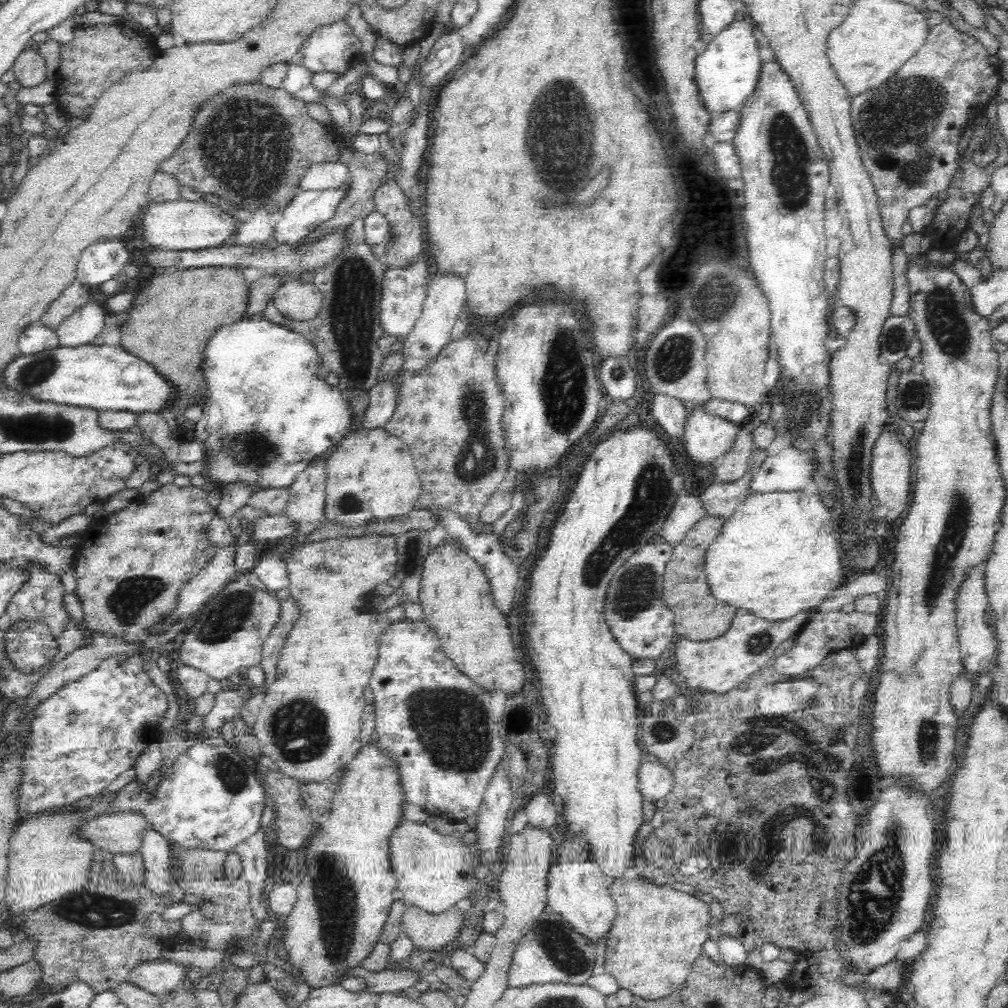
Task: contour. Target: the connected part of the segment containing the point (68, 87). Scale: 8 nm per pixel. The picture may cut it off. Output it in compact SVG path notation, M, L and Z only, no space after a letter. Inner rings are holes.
M117 22L78 28L70 42L59 42L60 63L56 72L57 105L66 120L88 118L98 98L126 74L148 70L163 53L155 45L154 37L145 33L128 36Z

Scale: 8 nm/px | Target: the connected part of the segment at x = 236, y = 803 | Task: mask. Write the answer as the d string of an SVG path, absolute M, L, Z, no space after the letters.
M196 742L186 752L182 752L174 764L161 774L160 782L154 792L148 790L146 781L131 780L111 795L108 806L102 812L106 814L138 813L144 816L144 821L160 832L170 843L180 847L233 853L236 847L261 828L260 817L265 802L269 801L265 786L261 786L256 779L257 773L262 769L263 758L262 753L258 757L242 755L236 750L235 745L229 742L218 746Z

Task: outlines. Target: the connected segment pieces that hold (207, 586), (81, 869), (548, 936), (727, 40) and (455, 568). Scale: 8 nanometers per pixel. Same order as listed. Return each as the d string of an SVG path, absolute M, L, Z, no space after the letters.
M238 532L232 533L232 540L228 544L218 545L216 554L210 558L208 564L180 592L178 608L171 616L174 622L184 614L198 614L209 599L221 591L236 574L236 553L242 533L239 536L236 536Z
M37 813L25 815L21 825L16 826L9 839L6 854L6 874L4 874L4 898L2 906L5 914L20 916L27 911L38 910L41 906L58 900L68 893L80 890L86 884L86 872L92 864L95 847L81 841L75 834L79 814Z
M556 912L542 913L516 940L508 971L508 985L511 988L530 984L563 983L585 984L595 972L596 949L584 943L584 937L576 935L572 927Z
M747 17L743 20L734 20L724 30L718 32L707 44L705 51L696 57L695 81L697 82L703 103L710 112L717 114L738 109L745 104L746 99L756 90L760 71L763 67L762 60L758 57L758 52L760 52L760 45L763 43L756 23Z
M446 540L433 547L425 559L419 590L419 603L424 609L423 623L436 633L456 670L477 688L489 696L500 690L507 700L520 698L526 688L526 669L520 660L516 660L506 613L497 607L482 567L464 555L460 547Z

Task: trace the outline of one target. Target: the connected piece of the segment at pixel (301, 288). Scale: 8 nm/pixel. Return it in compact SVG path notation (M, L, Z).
M296 280L282 285L273 296L273 304L283 317L290 320L312 320L323 305L323 294L315 285Z

